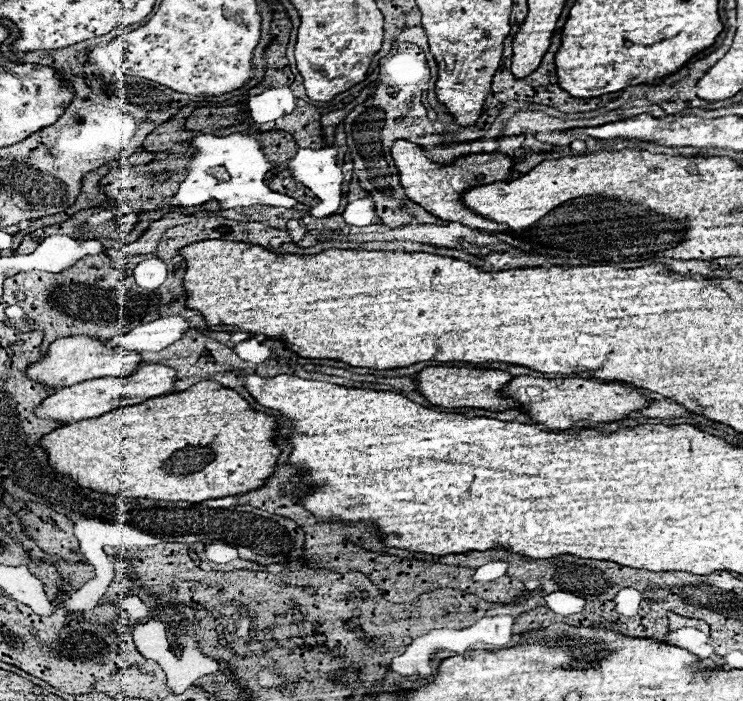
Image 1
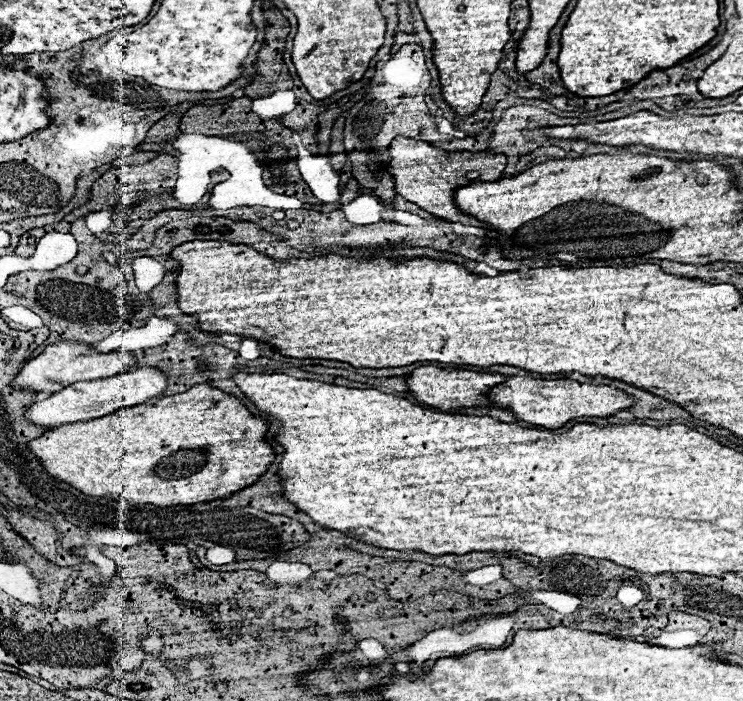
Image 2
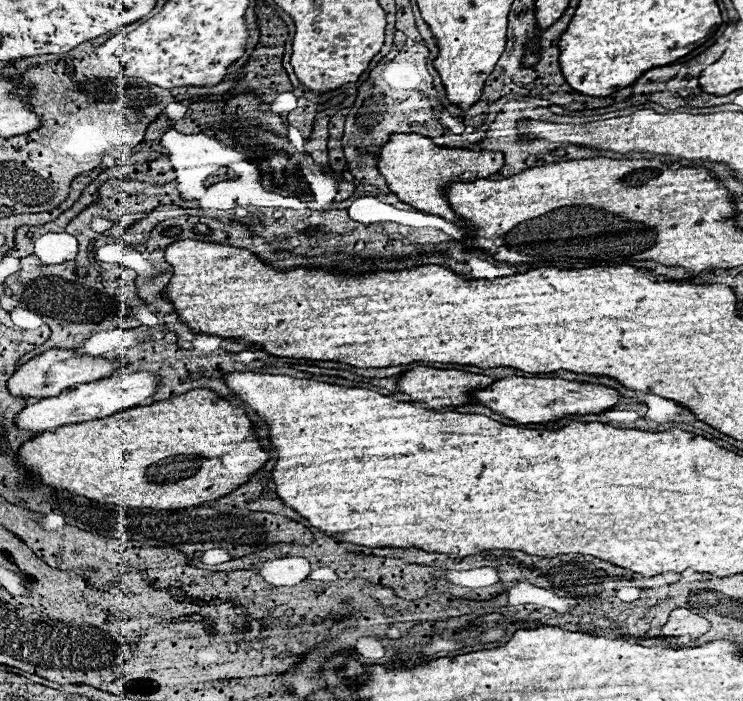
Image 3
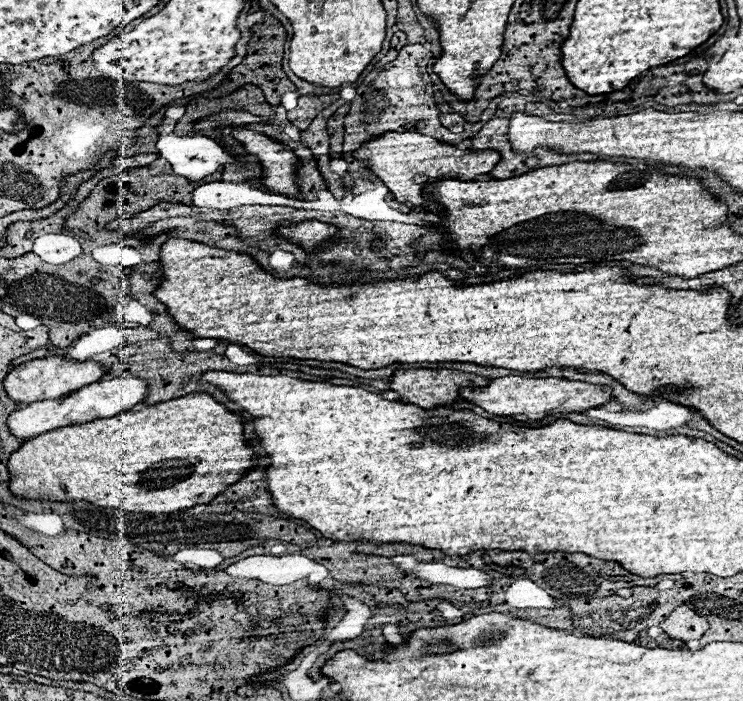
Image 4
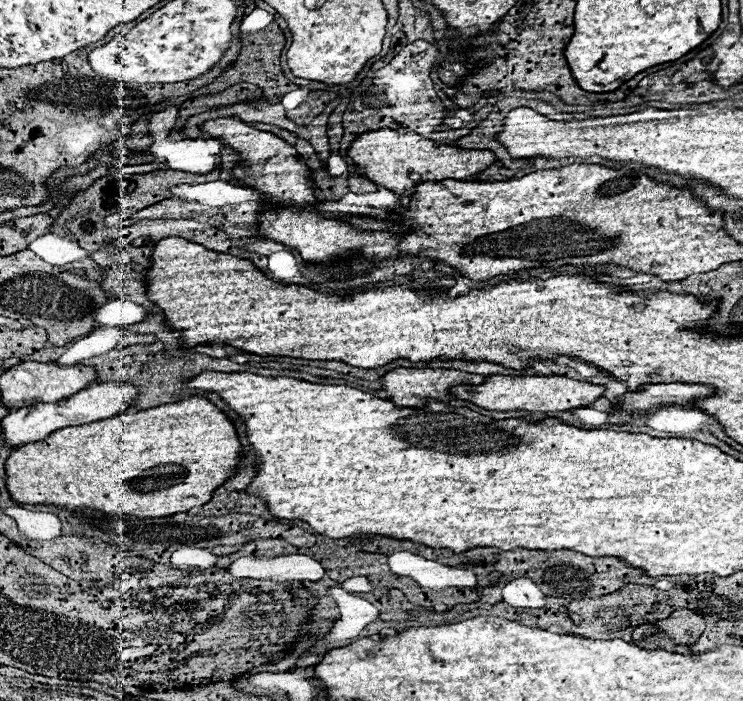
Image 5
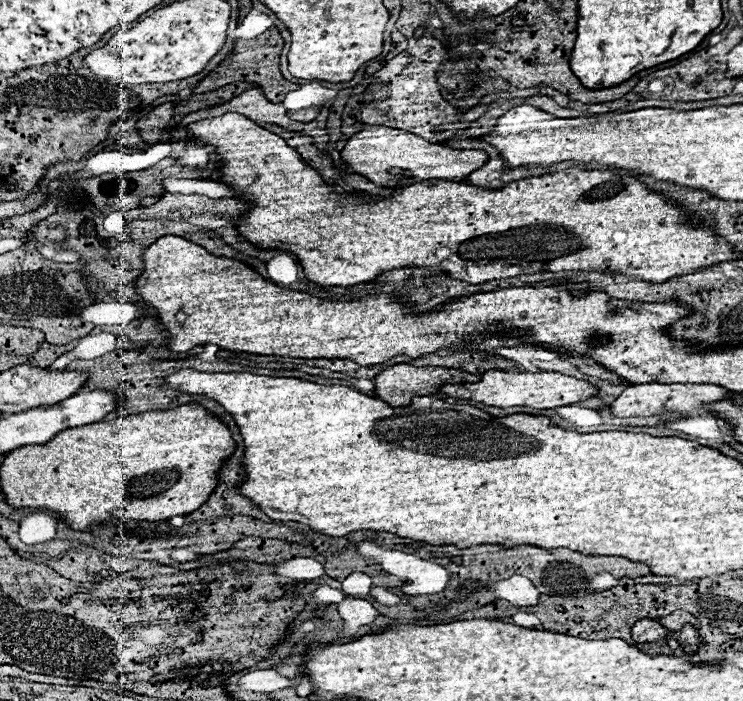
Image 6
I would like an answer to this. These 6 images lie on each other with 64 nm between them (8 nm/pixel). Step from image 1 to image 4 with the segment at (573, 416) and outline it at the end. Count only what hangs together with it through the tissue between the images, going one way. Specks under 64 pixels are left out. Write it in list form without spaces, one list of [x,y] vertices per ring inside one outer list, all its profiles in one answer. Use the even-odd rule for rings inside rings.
[[[504,376],[494,378],[486,388],[462,388],[460,396],[476,406],[482,406],[486,412],[496,416],[510,416],[518,422],[536,422],[552,414],[568,412],[586,412],[600,408],[612,400],[610,386],[596,386],[588,382],[574,382],[564,378],[522,378],[522,376]]]

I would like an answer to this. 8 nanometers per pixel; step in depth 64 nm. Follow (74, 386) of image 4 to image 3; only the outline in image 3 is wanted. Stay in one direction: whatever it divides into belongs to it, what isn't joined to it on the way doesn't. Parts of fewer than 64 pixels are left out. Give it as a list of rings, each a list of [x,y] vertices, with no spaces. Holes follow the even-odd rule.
[[[50,348],[50,350],[42,352],[40,356],[28,360],[26,364],[22,364],[8,380],[8,390],[10,390],[10,394],[24,396],[24,398],[50,398],[76,384],[86,384],[86,382],[94,382],[94,380],[112,376],[126,364],[128,364],[128,360],[124,356],[108,360],[102,356],[78,354],[74,348]]]

